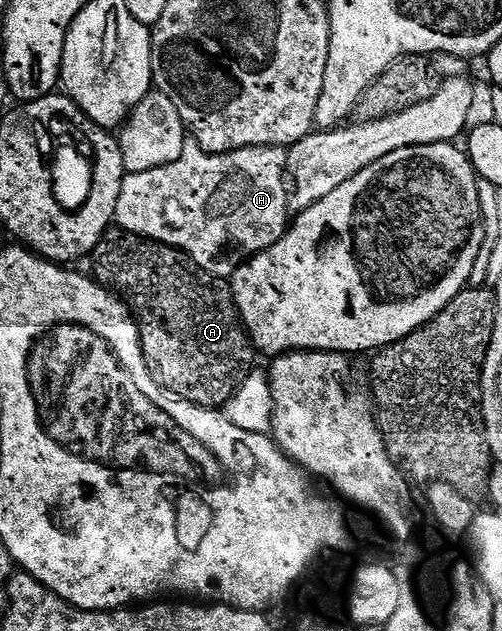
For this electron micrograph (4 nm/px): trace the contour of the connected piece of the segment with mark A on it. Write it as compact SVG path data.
M106 231L92 254L93 278L113 291L134 316L151 377L196 405L225 408L256 367L256 348L246 334L229 282L200 269L178 248L131 231Z

